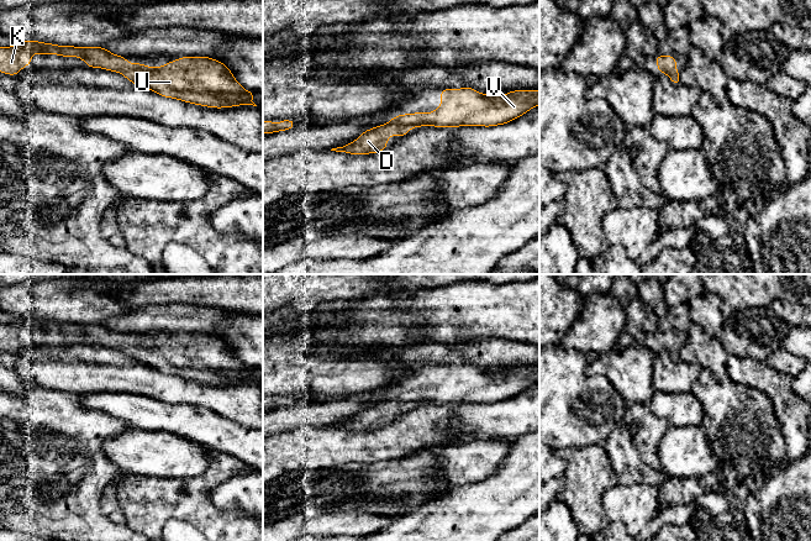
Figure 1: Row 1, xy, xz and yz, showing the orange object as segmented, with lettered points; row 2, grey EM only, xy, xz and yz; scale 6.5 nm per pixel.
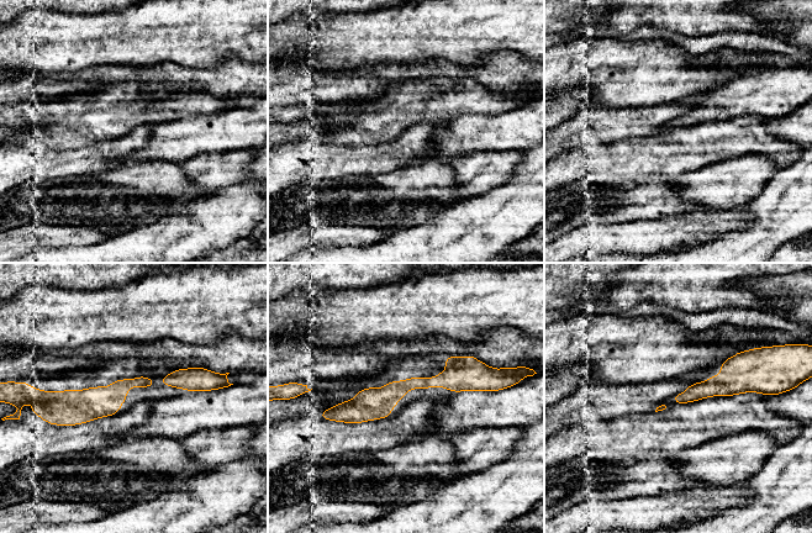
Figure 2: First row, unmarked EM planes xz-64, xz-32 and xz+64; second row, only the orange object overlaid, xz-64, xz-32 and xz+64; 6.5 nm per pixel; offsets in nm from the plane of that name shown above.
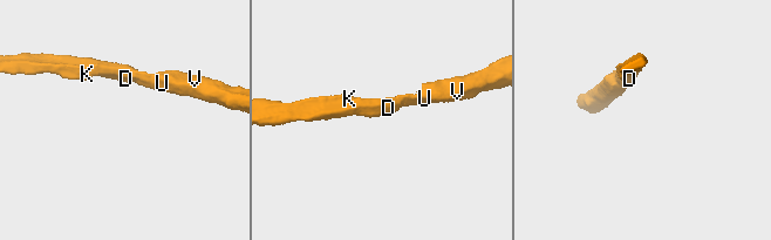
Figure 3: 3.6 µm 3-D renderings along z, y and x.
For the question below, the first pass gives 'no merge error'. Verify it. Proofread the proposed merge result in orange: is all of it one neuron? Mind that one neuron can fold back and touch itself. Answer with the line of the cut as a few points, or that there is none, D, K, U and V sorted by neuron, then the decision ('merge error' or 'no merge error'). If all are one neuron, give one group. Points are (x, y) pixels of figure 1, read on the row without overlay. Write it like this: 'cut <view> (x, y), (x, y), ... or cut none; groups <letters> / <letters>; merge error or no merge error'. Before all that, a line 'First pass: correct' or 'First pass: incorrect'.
First pass: correct
cut none; groups D K U V; no merge error

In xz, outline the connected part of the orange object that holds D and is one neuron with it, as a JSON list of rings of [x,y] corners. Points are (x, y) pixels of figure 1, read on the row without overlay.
[[[473,364],[442,366],[441,383],[430,390],[415,389],[394,393],[390,399],[369,405],[344,422],[331,427],[369,431],[386,426],[390,413],[406,413],[411,404],[499,403],[522,393],[539,382],[539,368],[514,367],[504,372],[485,372]]]

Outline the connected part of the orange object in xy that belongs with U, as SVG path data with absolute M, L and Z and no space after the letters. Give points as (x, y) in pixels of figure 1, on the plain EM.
M22 317L17 322L0 324L0 347L7 352L16 352L23 343L31 342L31 333L35 330L41 330L43 333L46 331L79 333L89 345L102 345L110 348L119 348L136 362L149 366L164 374L178 375L189 380L216 385L238 382L257 383L252 378L256 369L244 367L235 356L232 348L222 338L210 333L181 333L163 343L147 343L141 340L128 340L126 333L116 332L102 324L74 324L38 317Z

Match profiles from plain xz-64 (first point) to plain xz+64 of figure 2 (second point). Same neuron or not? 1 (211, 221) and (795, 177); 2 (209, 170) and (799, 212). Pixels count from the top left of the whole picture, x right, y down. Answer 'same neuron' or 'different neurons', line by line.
1: same neuron
2: different neurons

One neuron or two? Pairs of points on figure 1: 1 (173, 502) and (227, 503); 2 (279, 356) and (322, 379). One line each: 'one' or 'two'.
1: two
2: one

